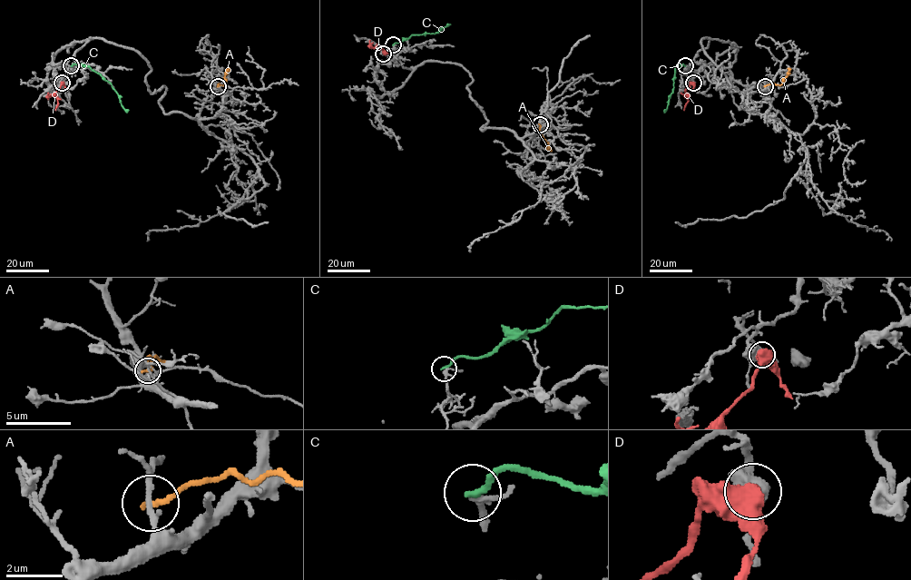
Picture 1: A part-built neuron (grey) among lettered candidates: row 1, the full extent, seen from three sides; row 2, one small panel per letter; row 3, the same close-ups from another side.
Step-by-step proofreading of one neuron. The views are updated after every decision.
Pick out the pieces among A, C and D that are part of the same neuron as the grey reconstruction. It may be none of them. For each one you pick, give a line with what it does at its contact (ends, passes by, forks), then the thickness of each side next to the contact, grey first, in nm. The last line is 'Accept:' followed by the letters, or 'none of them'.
Accept: none of them

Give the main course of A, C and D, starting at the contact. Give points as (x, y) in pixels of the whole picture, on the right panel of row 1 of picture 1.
A: (764, 86), (780, 84), (789, 68)
C: (684, 65), (675, 68), (673, 92), (664, 113)
D: (693, 83), (685, 92), (688, 102), (684, 110)

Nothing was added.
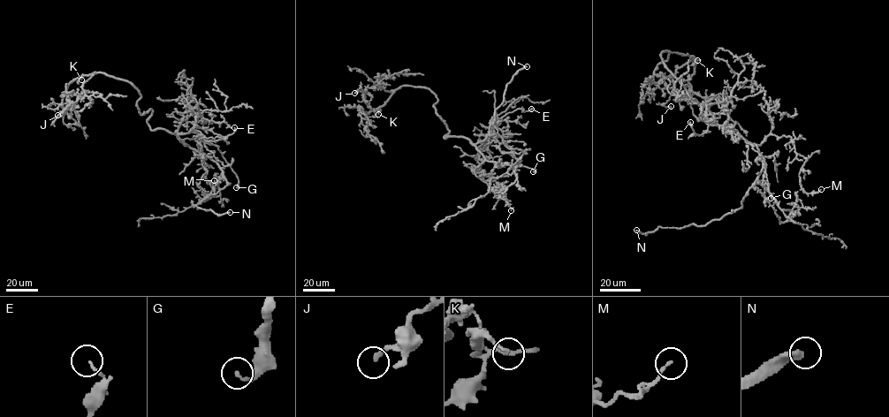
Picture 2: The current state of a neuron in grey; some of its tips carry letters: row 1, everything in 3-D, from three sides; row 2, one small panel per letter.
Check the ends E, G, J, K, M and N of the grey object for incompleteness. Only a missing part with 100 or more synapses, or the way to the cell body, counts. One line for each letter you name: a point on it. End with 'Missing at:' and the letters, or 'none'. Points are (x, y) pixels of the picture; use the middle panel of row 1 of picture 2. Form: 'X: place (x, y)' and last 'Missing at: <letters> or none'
N: place (527, 66)
Missing at: N

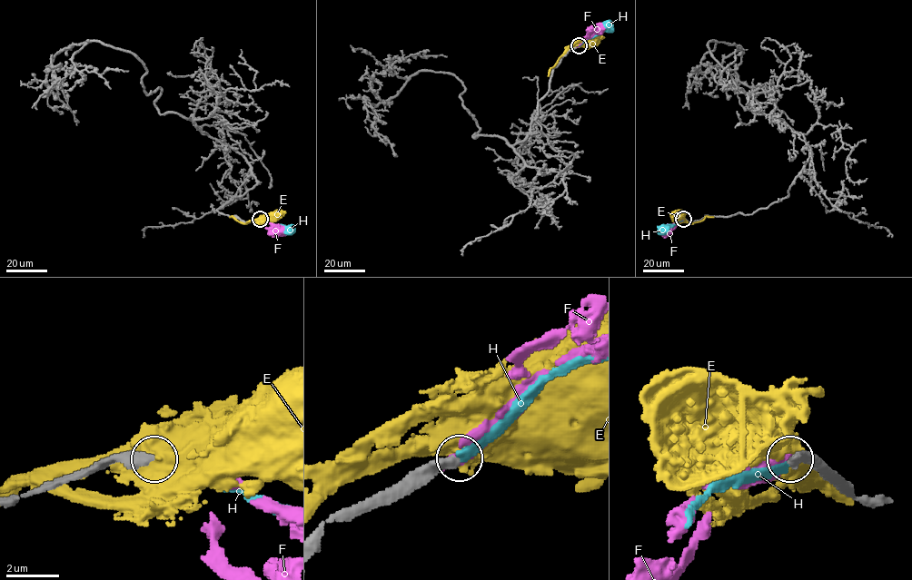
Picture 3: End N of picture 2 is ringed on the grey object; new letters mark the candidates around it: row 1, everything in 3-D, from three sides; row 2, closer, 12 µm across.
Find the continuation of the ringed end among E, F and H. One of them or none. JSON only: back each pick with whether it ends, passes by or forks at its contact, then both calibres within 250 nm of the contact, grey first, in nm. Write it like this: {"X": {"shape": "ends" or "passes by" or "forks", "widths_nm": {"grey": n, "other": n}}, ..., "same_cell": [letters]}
{"H": {"shape": "ends", "widths_nm": {"grey": 400, "other": 320}}, "same_cell": ["H"]}

